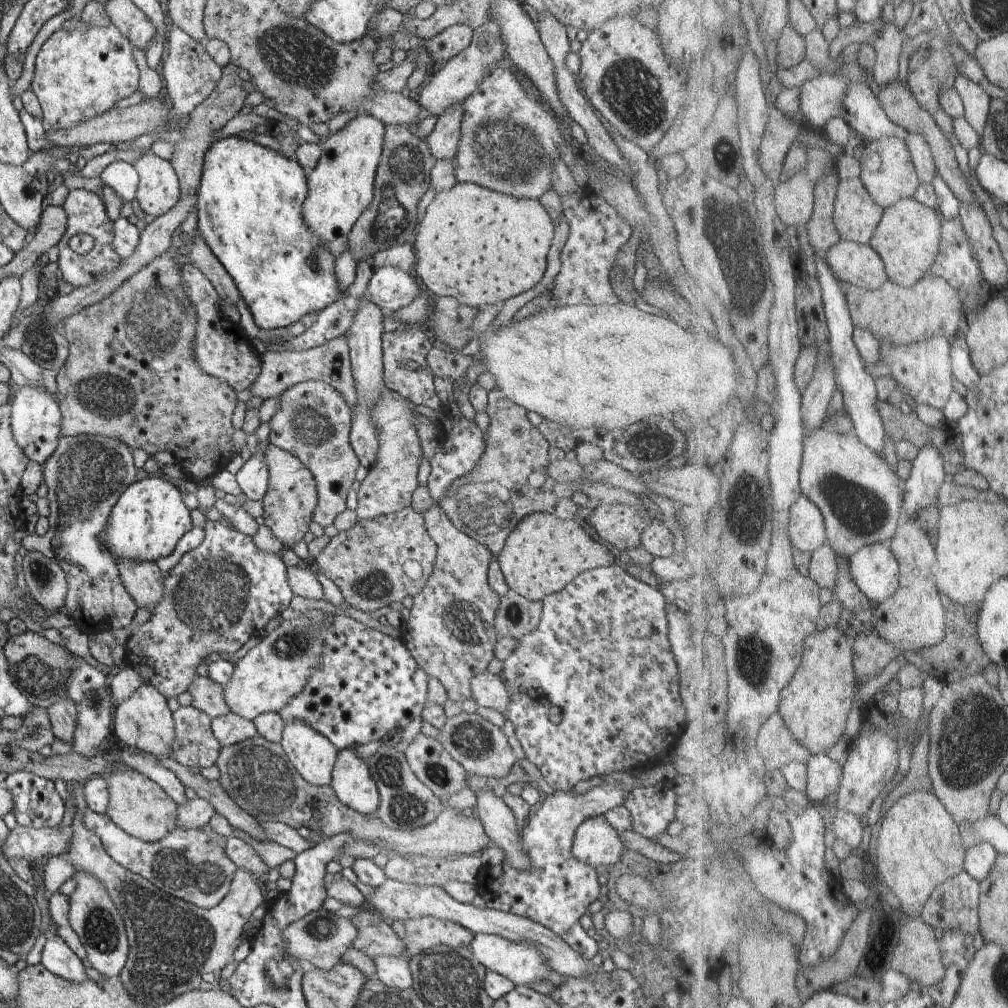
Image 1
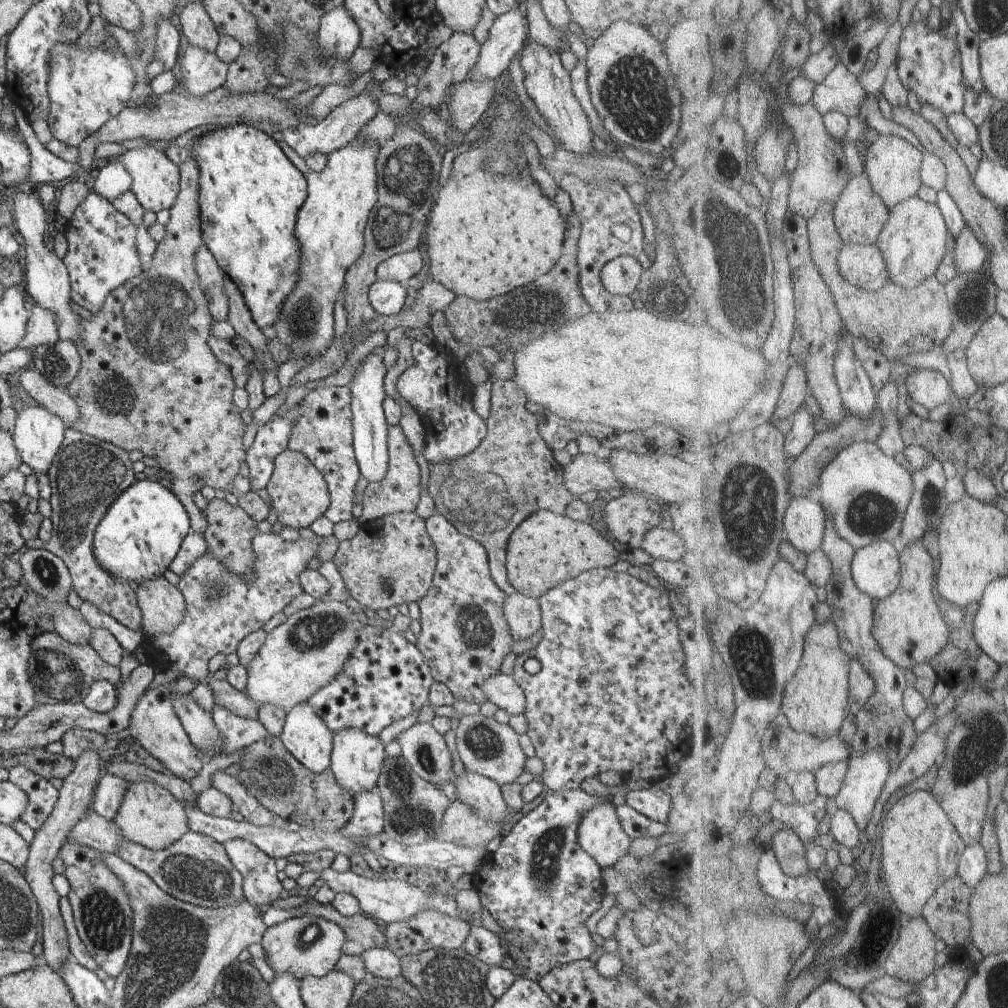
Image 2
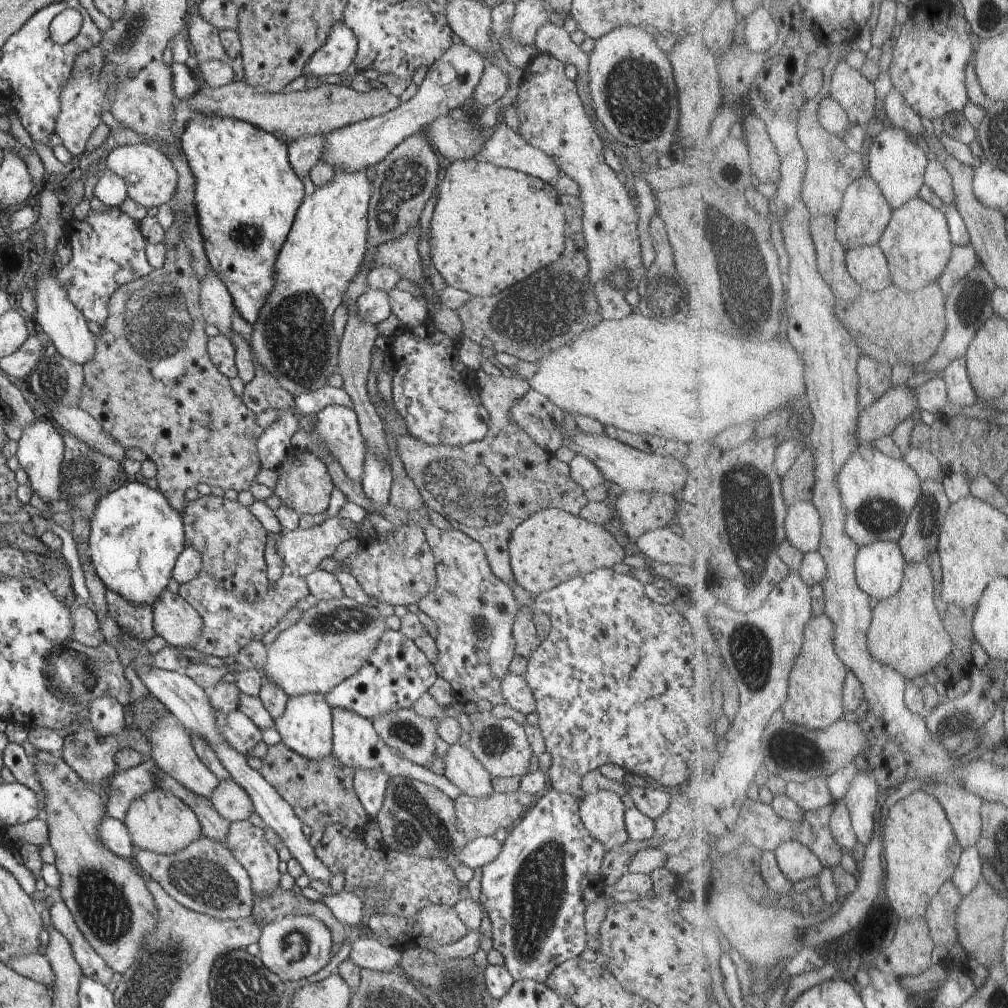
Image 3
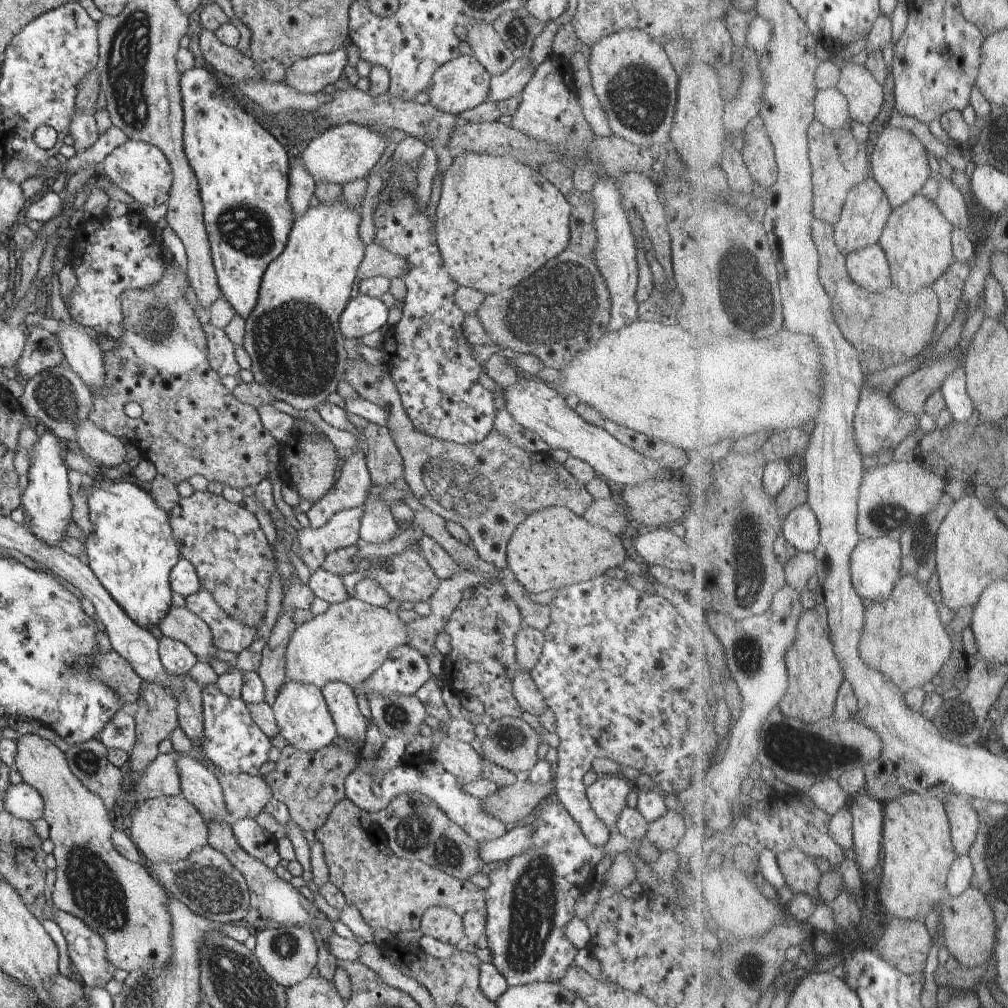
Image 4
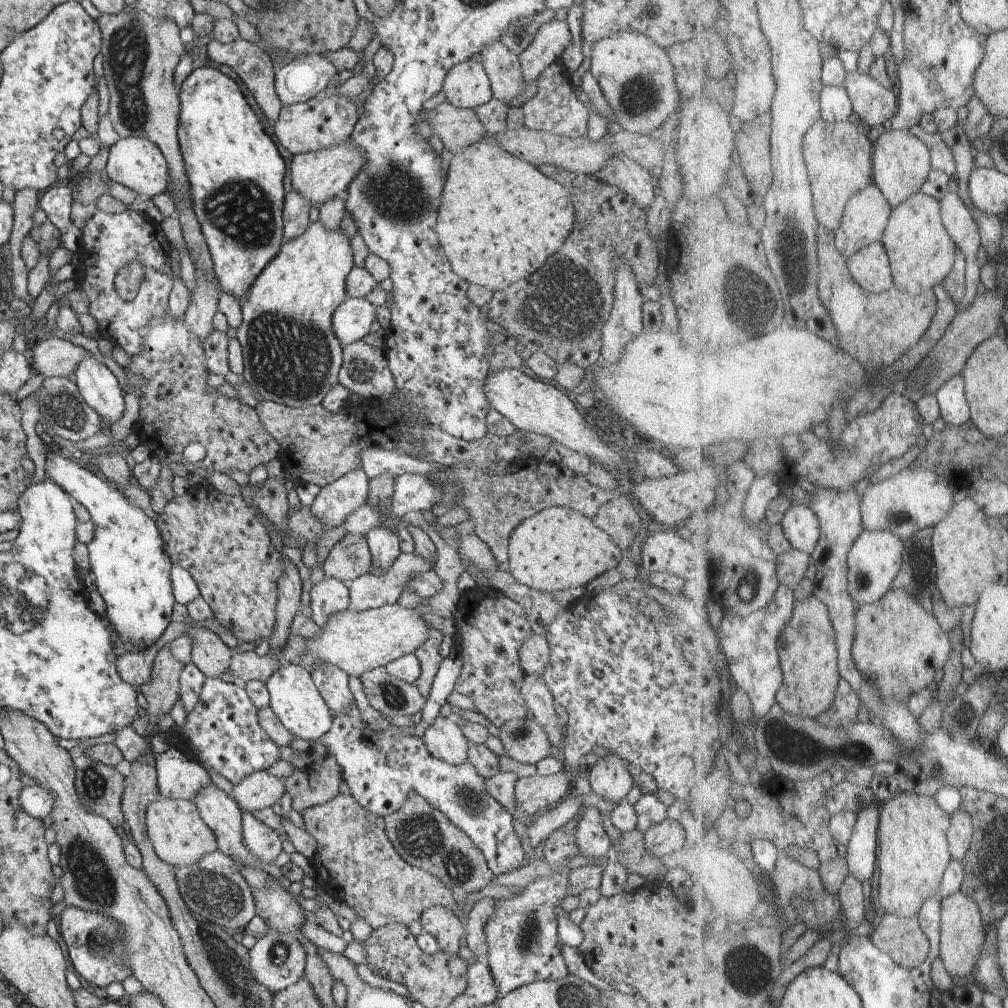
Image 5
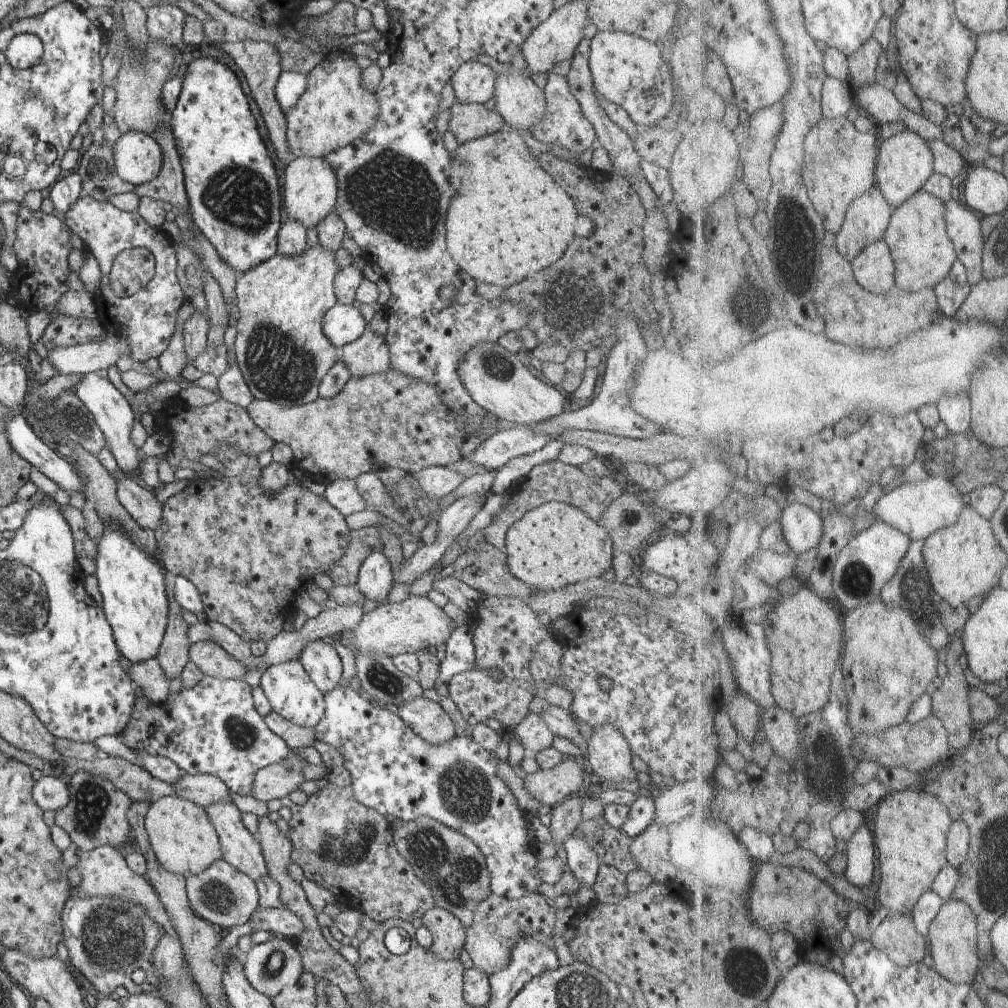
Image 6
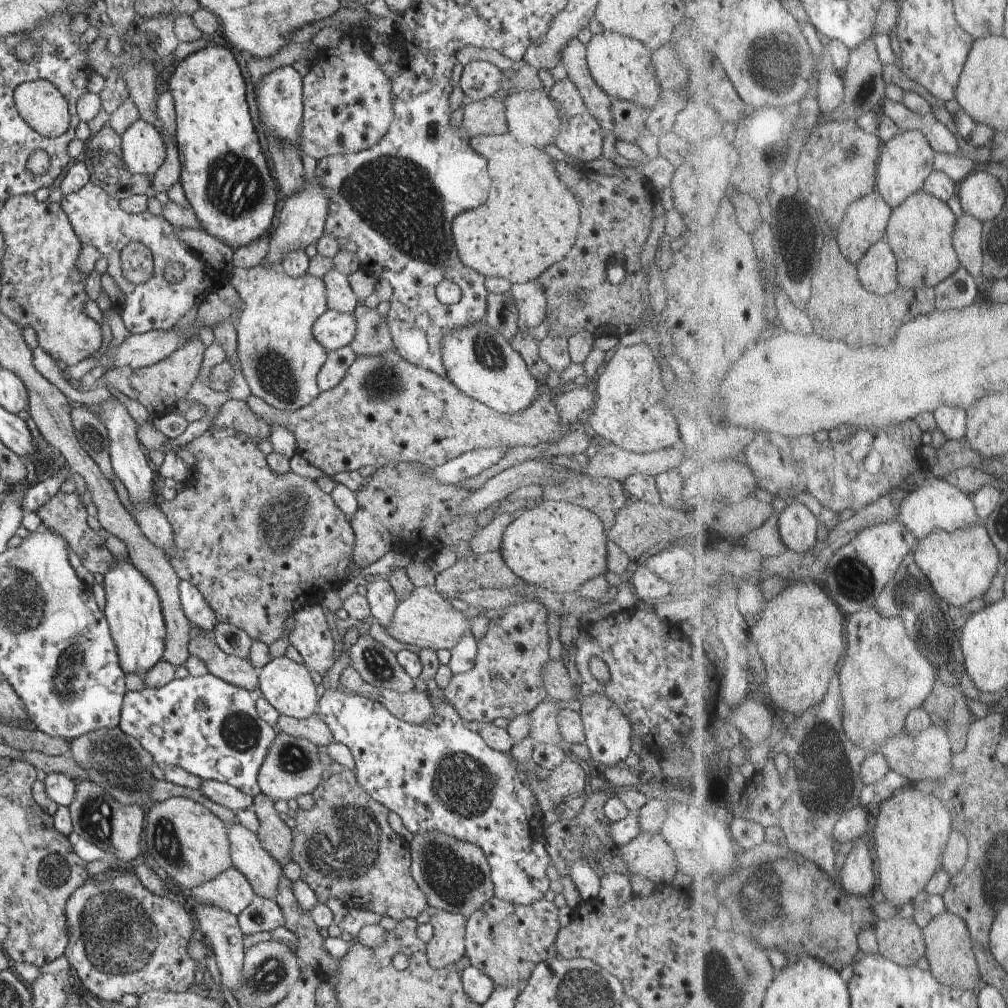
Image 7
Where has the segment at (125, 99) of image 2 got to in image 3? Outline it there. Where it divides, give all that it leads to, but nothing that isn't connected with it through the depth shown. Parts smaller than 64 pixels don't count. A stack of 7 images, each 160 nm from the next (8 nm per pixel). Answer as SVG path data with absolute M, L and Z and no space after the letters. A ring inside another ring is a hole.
M101 70L94 72L82 72L78 77L72 76L69 83L63 88L60 95L61 111L57 118L55 132L62 139L63 145L73 154L73 156L81 156L86 151L86 142L90 138L90 134L96 130L96 127L103 122L102 113L110 111L110 97L108 96L109 83L105 72Z

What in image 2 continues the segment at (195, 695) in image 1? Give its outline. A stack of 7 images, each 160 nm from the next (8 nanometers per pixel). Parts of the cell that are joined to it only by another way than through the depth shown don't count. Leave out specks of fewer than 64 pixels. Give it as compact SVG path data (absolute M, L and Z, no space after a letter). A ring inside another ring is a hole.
M210 675L206 683L213 691L214 704L228 708L239 717L258 719L259 707L244 692L236 690L226 679L221 680Z

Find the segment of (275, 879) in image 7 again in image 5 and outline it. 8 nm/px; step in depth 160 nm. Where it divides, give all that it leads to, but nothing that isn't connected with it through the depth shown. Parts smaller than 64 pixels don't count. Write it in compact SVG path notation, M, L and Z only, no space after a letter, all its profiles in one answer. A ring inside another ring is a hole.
M210 782L196 795L194 804L197 806L202 820L214 832L218 850L228 855L234 862L237 861L238 864L251 867L252 869L261 869L267 875L271 875L274 878L282 876L280 868L276 867L274 863L266 862L264 859L257 857L243 843L243 828L241 823L243 812L232 797L228 797L222 789L217 788L214 783Z

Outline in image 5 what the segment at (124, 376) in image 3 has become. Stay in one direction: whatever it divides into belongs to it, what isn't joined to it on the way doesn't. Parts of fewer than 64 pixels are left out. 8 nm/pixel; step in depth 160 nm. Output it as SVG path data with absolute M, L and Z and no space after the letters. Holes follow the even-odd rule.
M170 314L165 317L152 317L143 338L143 350L139 355L132 356L132 362L124 367L129 380L127 392L139 398L140 416L135 428L139 442L149 449L151 455L158 455L161 458L161 475L158 484L148 492L151 496L152 510L158 514L175 496L171 487L171 478L174 476L170 466L172 462L183 464L190 472L194 471L195 467L202 467L226 474L234 469L250 474L258 464L266 464L274 460L281 448L275 437L263 427L263 424L260 424L260 417L255 408L241 403L238 399L219 395L216 388L206 384L210 372L205 367L202 346L197 336L189 332L184 320L176 320ZM190 442L200 442L206 449L206 456L196 465L182 455L182 449L186 448Z

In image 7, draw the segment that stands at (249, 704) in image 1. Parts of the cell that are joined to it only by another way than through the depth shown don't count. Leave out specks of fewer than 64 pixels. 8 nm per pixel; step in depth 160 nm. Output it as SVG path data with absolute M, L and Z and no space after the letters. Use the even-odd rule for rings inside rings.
M415 587L410 596L396 607L387 634L404 644L416 644L420 648L446 649L451 651L466 634L470 633L471 621L454 607L434 587Z

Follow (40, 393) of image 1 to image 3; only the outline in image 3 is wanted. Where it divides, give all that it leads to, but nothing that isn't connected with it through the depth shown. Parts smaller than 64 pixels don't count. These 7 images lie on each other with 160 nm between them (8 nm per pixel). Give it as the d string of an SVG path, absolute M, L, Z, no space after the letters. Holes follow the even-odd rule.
M36 420L30 426L22 430L20 440L17 442L15 457L19 460L20 466L25 469L33 492L36 492L46 504L51 506L52 500L59 500L61 496L61 472L65 444L63 437L58 434L50 420Z

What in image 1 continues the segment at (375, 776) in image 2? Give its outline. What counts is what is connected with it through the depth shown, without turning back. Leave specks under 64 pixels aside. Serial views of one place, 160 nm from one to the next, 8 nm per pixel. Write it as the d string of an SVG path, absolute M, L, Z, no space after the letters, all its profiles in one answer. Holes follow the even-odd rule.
M355 749L338 750L330 785L345 805L363 815L370 815L379 807L380 795L370 774L368 758L358 757Z

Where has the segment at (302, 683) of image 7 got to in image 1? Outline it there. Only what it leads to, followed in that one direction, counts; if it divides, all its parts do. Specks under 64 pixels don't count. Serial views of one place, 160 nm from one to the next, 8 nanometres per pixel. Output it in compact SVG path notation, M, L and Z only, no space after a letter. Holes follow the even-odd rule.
M304 721L286 723L281 745L293 767L310 784L330 785L338 749L321 732Z

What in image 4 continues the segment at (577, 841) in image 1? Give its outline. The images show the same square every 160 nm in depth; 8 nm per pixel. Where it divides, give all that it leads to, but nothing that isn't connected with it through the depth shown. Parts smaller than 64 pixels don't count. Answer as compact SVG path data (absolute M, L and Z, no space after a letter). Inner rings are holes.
M621 774L599 775L587 786L587 797L595 816L607 824L610 832L615 831L617 818L627 806L626 796L631 790L627 779Z

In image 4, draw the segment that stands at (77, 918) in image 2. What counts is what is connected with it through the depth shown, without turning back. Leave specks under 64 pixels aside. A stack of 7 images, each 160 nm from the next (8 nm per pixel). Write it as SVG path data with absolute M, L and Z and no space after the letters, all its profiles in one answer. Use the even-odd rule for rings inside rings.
M39 735L19 736L15 768L24 783L35 788L44 801L43 818L49 826L49 838L54 844L53 855L56 860L56 881L52 893L53 906L83 920L90 928L100 933L107 944L107 957L118 969L129 973L146 972L150 967L162 969L173 957L173 924L169 911L170 895L155 878L148 864L135 863L121 855L112 842L113 814L104 806L102 799L90 792L72 774L65 753L48 739Z

